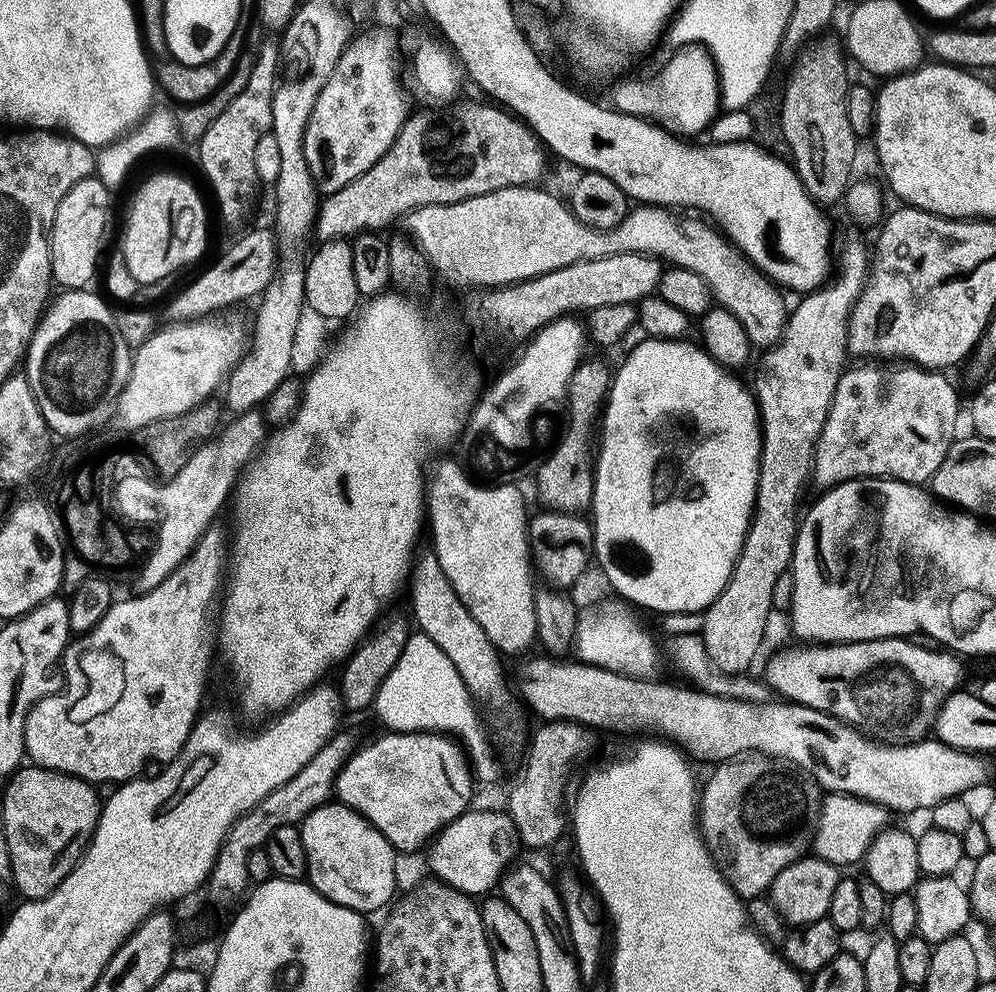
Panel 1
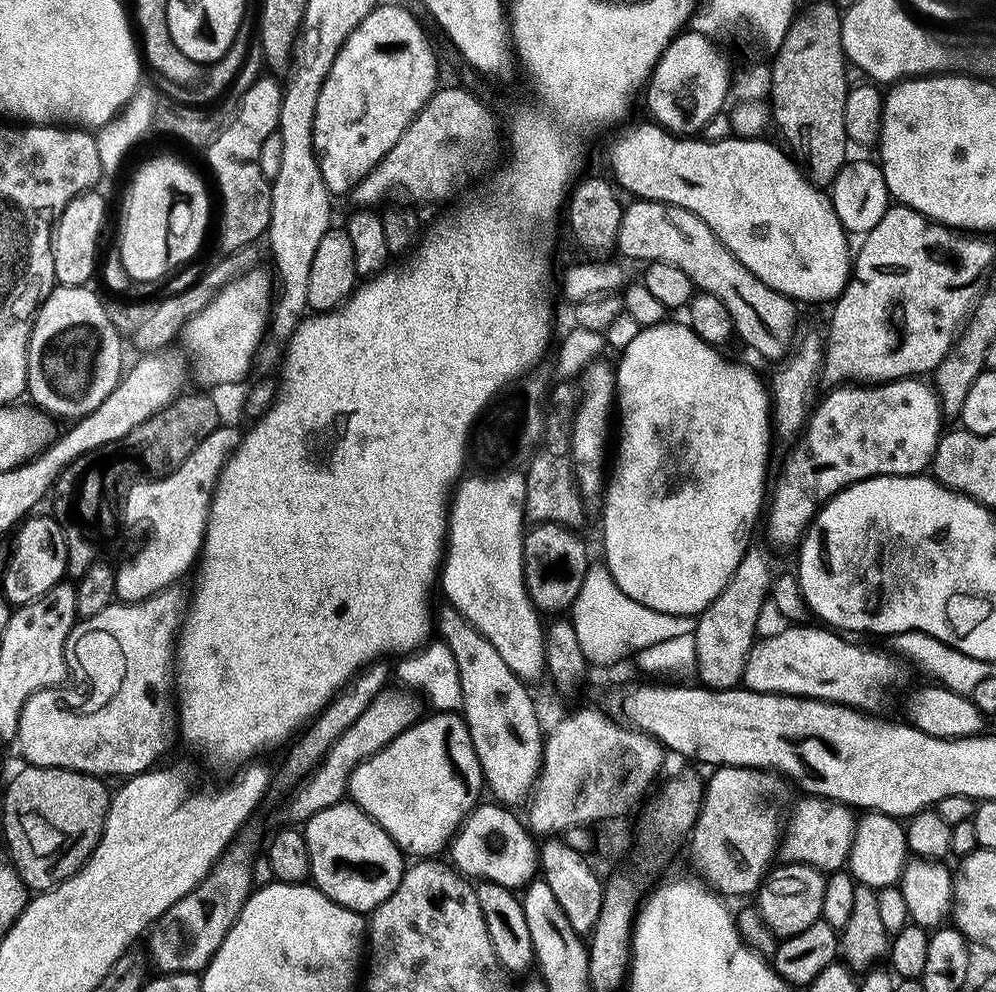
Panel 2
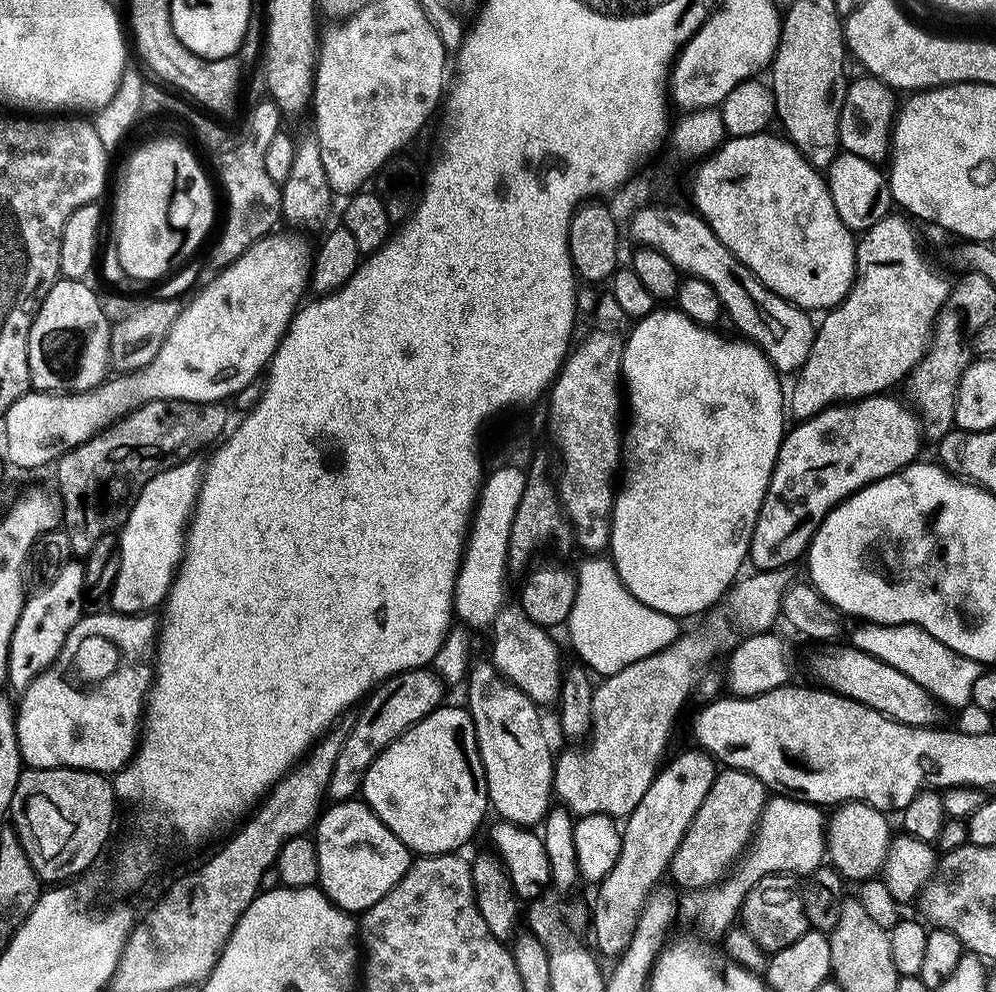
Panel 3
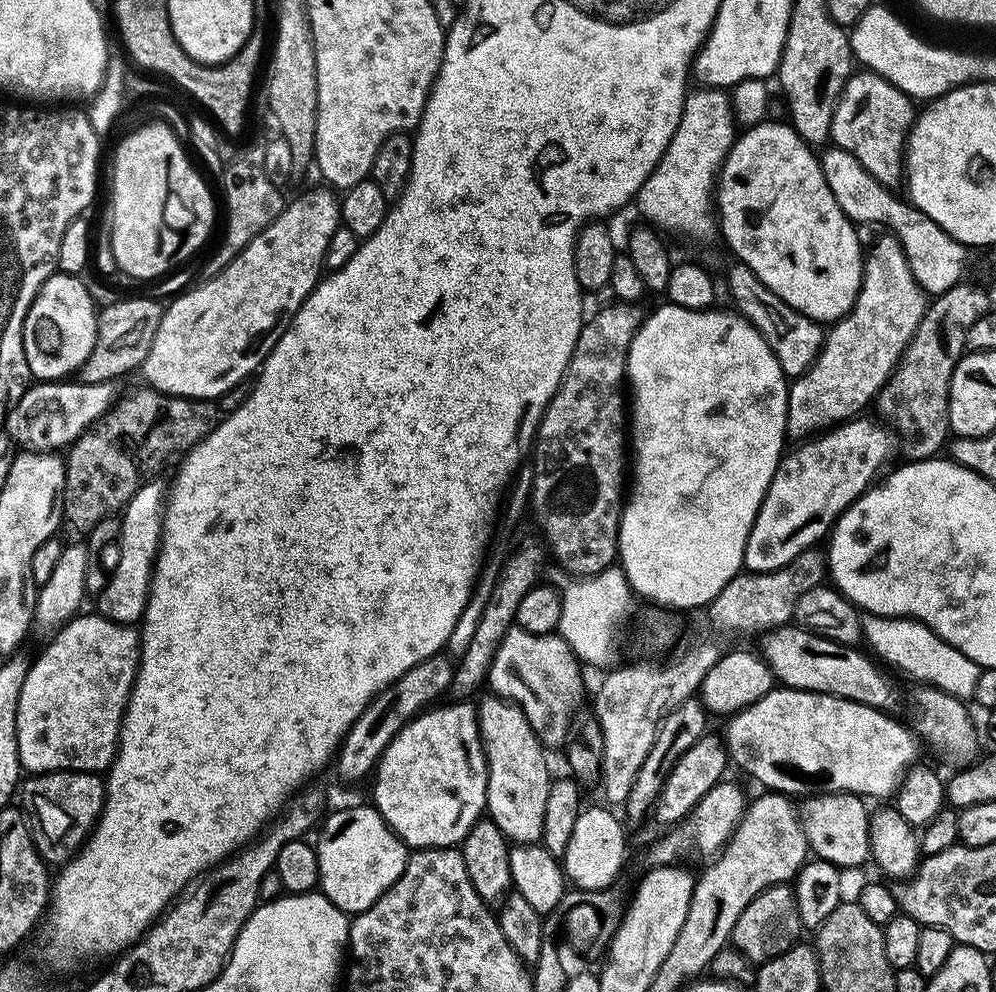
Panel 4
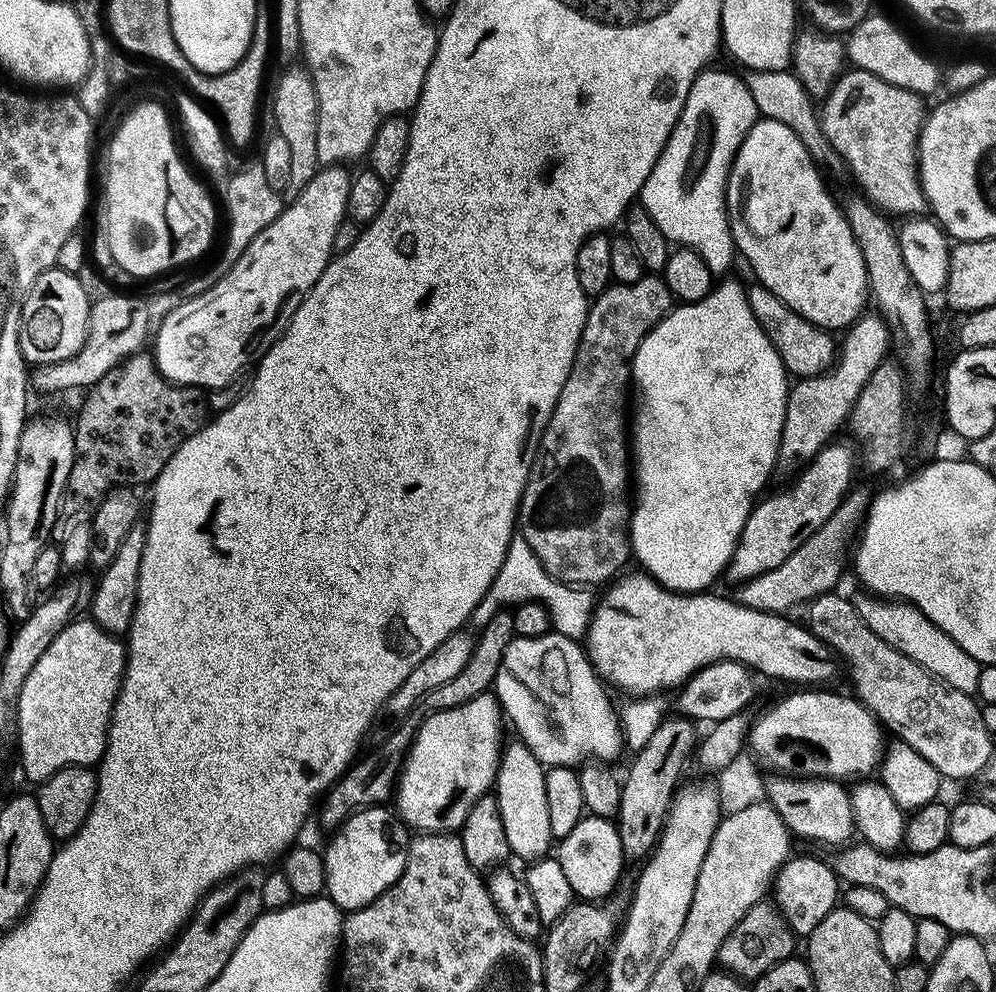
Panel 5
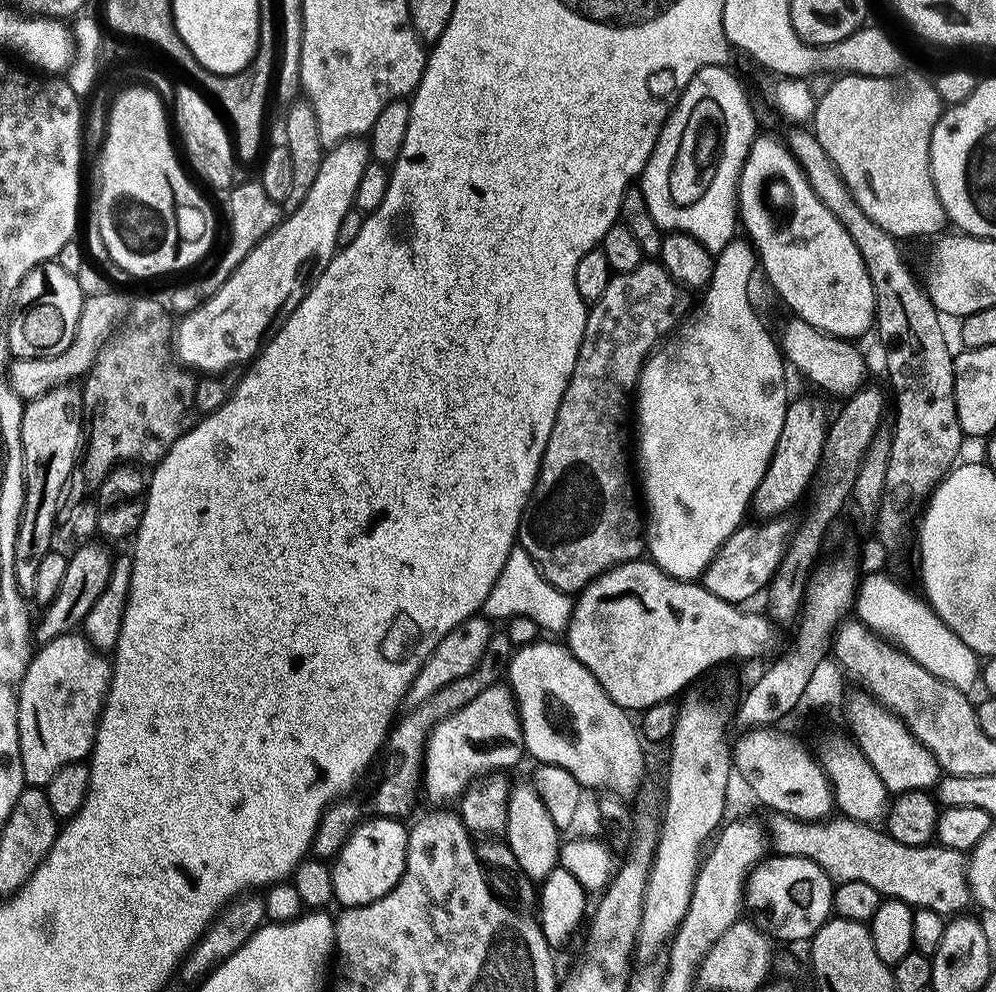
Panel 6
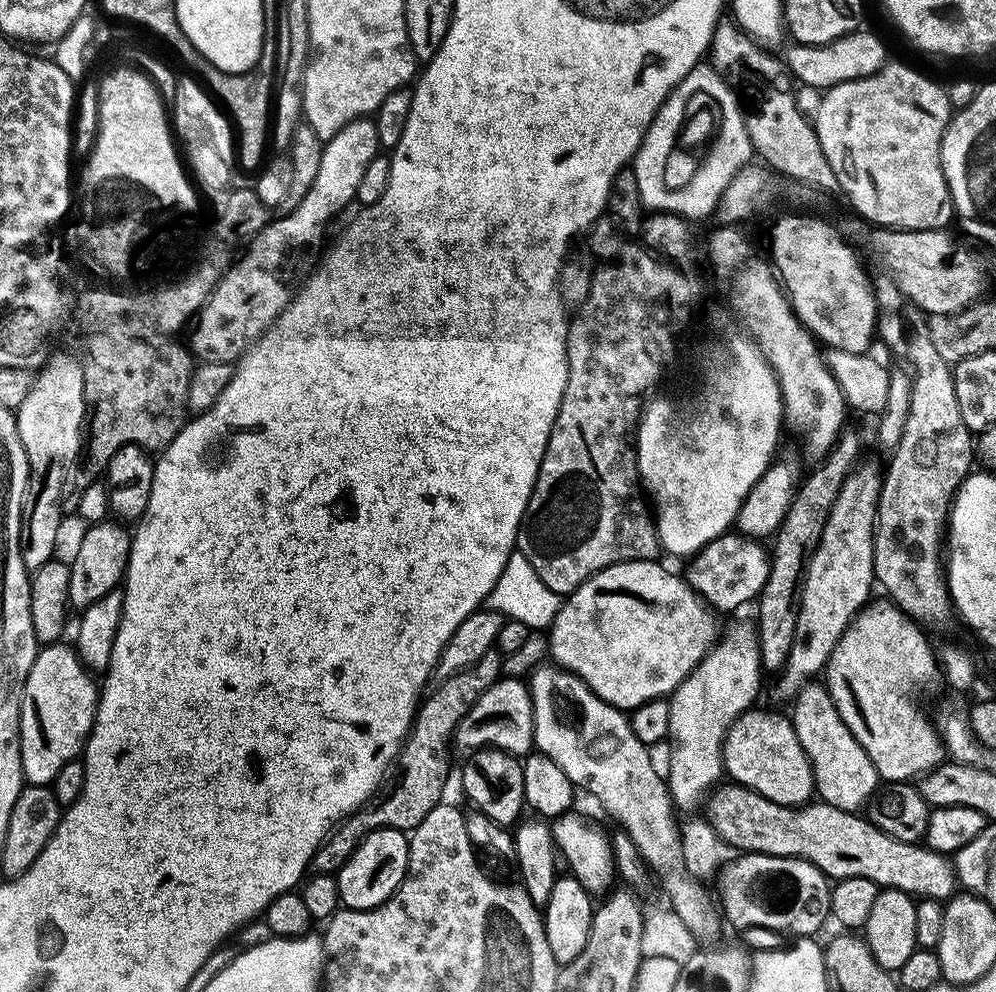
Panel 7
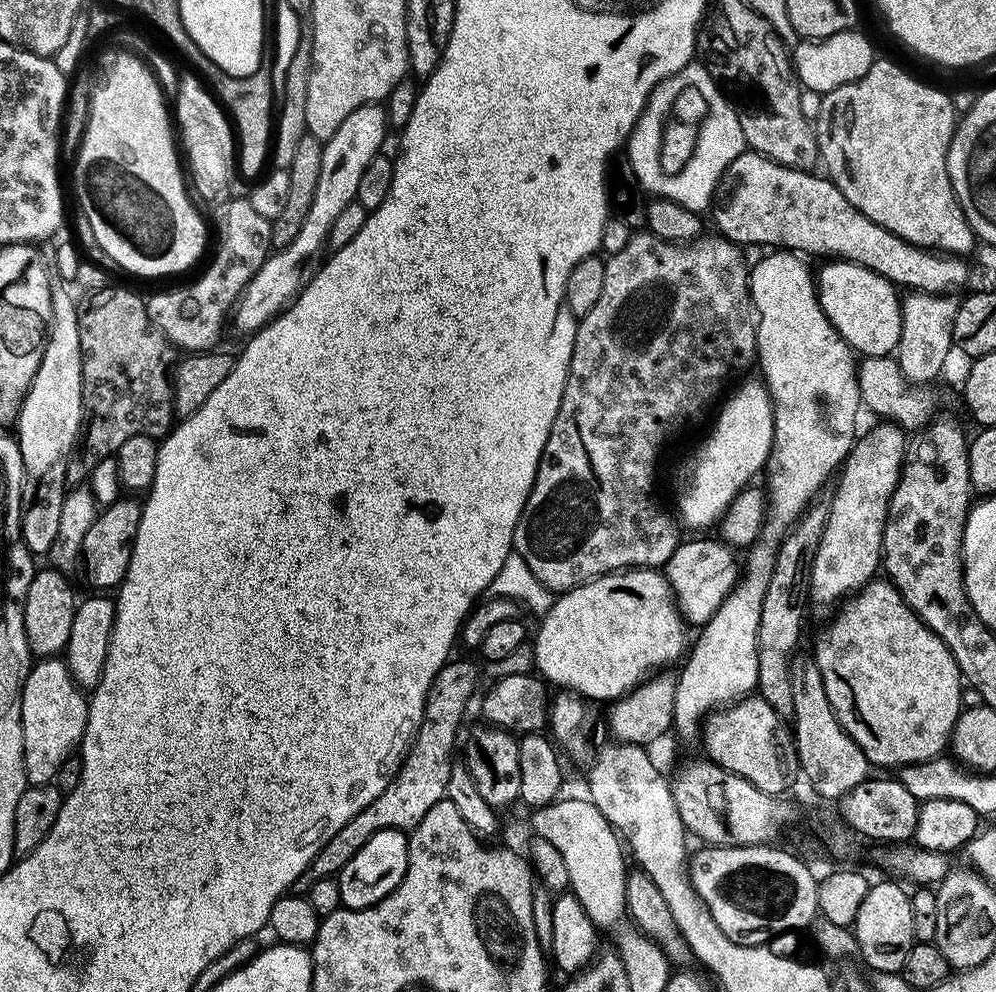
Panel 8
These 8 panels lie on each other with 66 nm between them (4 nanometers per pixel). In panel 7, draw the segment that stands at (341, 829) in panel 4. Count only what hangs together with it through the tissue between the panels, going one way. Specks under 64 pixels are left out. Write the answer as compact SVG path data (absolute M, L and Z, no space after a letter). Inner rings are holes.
M379 828L369 834L350 854L350 858L342 865L338 875L335 877L336 886L339 892L339 903L345 909L356 909L366 911L384 904L396 892L399 884L403 883L404 875L408 869L408 841L405 833L399 832L396 828Z

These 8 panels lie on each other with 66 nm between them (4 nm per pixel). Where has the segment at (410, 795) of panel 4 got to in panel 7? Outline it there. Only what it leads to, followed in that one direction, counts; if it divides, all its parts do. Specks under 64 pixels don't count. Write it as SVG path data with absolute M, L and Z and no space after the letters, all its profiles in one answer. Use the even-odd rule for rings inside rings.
M507 676L496 680L494 686L490 686L490 690L486 690L486 694L482 694L482 698L478 698L478 702L474 702L460 719L454 737L455 747L475 750L491 746L517 758L523 758L533 751L535 722L529 685L523 679L520 681Z

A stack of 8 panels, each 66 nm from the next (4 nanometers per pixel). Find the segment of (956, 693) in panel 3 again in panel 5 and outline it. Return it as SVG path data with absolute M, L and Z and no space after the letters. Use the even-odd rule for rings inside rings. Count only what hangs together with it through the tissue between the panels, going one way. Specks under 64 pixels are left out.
M868 592L853 597L853 604L874 634L884 642L894 646L900 653L906 654L912 661L918 662L932 676L938 677L951 688L962 690L971 695L975 691L976 663L966 654L949 635L934 626L920 608L904 601L885 600Z

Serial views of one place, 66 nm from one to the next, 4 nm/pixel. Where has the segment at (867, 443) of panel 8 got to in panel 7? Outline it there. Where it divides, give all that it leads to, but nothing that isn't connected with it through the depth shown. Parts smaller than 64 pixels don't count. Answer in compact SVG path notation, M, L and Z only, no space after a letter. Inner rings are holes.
M861 463L852 469L852 473L842 482L842 490L838 490L838 498L834 498L834 506L830 510L830 518L826 522L826 530L822 530L822 538L818 542L818 550L808 560L808 568L804 572L802 598L798 610L798 622L794 625L794 642L790 646L790 654L786 658L784 667L780 669L772 685L767 685L766 696L774 703L780 704L783 700L795 701L798 693L805 687L811 678L825 671L828 659L838 646L842 634L848 629L856 613L869 603L872 588L874 589L874 534L876 533L876 507L880 497L881 469L872 464Z

